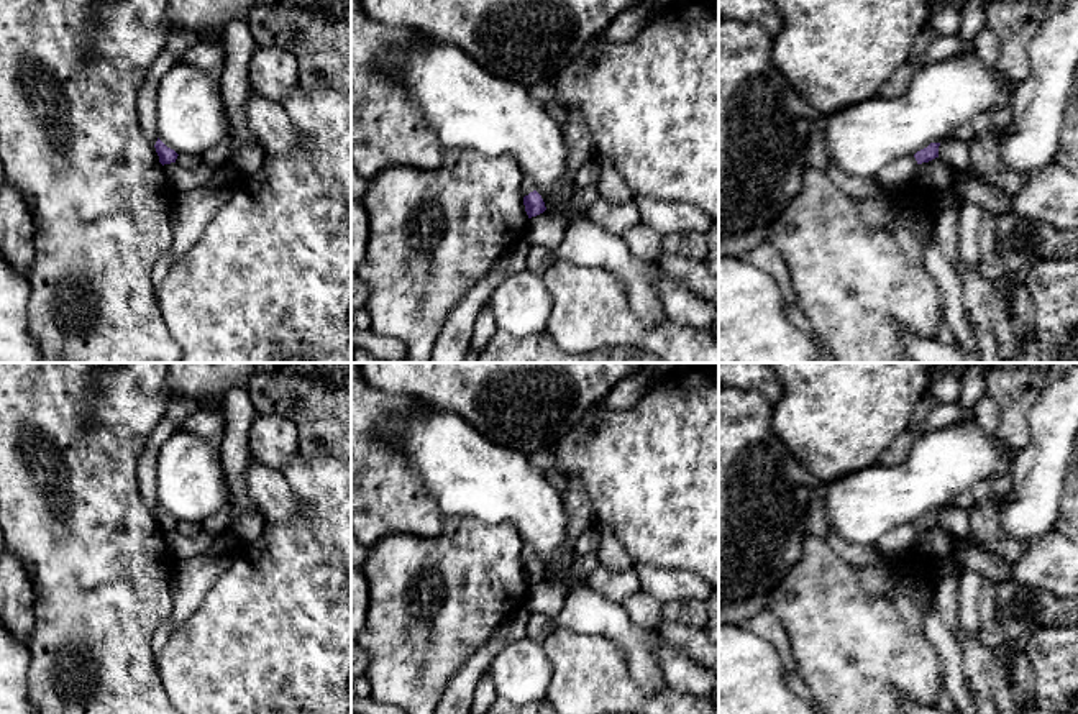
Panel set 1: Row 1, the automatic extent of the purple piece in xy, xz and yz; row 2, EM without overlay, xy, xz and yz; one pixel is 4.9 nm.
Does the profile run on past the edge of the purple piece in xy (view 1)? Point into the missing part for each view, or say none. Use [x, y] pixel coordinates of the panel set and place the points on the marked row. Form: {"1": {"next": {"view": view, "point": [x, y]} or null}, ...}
{"1": {"next": null}}

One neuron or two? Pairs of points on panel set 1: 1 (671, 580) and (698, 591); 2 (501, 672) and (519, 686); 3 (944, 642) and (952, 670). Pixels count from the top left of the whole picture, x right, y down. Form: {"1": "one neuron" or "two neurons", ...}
{"1": "one neuron", "2": "one neuron", "3": "one neuron"}

